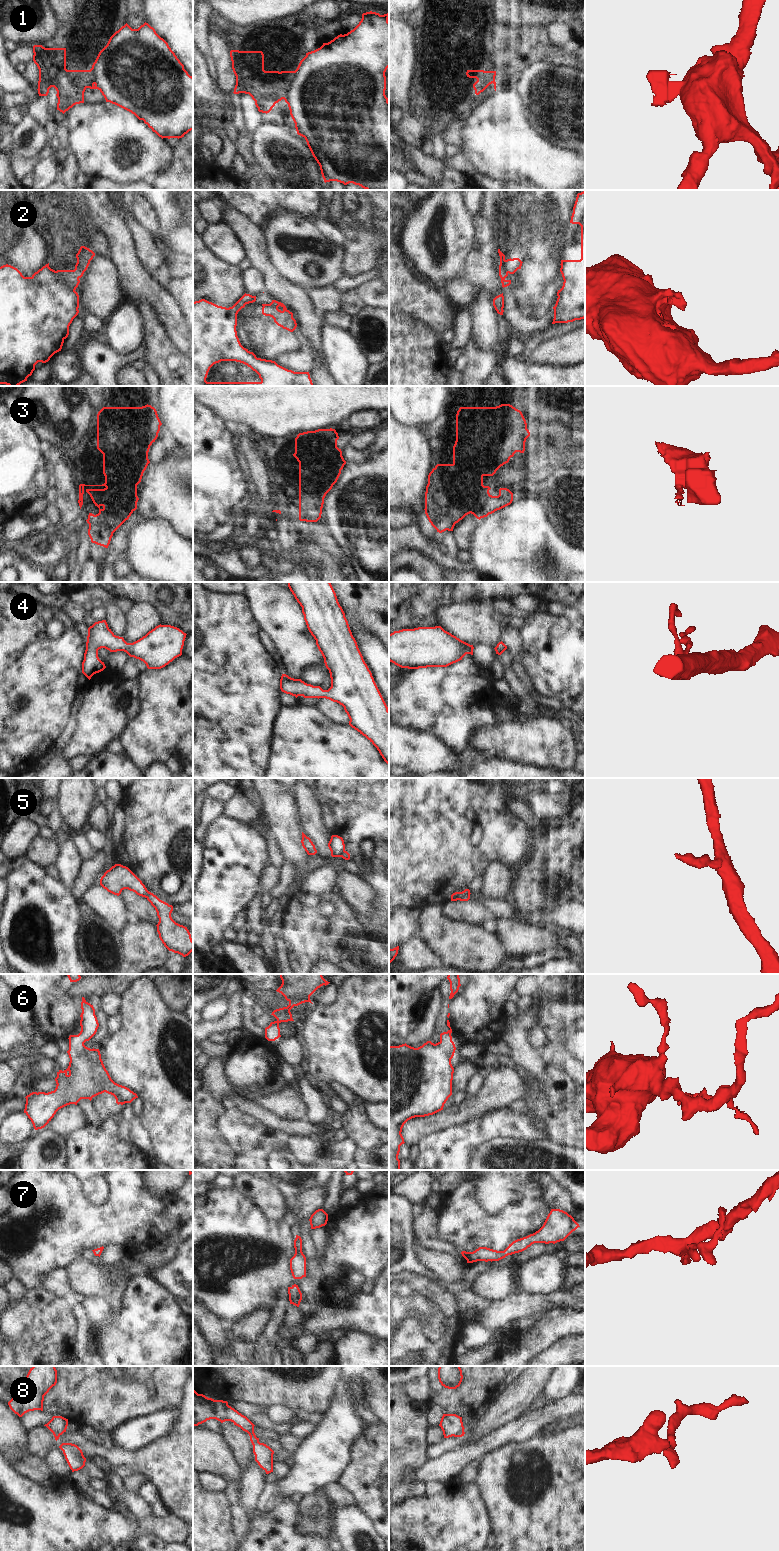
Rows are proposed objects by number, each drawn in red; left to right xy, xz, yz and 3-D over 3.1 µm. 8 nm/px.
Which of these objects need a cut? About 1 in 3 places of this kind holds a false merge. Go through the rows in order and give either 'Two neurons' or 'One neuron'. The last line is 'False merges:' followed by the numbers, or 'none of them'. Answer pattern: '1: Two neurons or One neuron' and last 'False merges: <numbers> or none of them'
1: Two neurons
2: Two neurons
3: Two neurons
4: One neuron
5: Two neurons
6: One neuron
7: One neuron
8: Two neurons
False merges: 1, 2, 3, 5, 8

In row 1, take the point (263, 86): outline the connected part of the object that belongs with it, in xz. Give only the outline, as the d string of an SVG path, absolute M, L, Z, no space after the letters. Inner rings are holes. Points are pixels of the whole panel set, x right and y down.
M231 50L232 69L236 76L234 94L249 94L259 112L269 113L283 99L280 72L264 70L262 51Z

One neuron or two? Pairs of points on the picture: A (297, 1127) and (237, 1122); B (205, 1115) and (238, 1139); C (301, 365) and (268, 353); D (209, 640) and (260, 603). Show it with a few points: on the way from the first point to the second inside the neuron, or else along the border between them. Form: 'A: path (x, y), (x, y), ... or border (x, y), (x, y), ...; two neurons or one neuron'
A: border (240, 1111), (256, 1119), (269, 1130); two neurons
B: border (221, 1106), (216, 1131), (227, 1144); two neurons
C: path (293, 357), (289, 353), (276, 353); one neuron
D: border (242, 593), (247, 599), (253, 620), (260, 628); two neurons

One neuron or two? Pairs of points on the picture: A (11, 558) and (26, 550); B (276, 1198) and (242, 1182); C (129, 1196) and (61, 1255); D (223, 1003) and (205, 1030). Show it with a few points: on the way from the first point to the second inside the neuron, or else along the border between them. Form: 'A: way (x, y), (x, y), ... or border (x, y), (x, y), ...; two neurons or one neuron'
A: border (10, 546), (30, 564); two neurons
B: way (268, 1198), (250, 1186); one neuron
C: way (112, 1213), (99, 1226), (89, 1227), (78, 1238); one neuron
D: border (228, 1005), (227, 1011), (218, 1019), (203, 1021); two neurons

